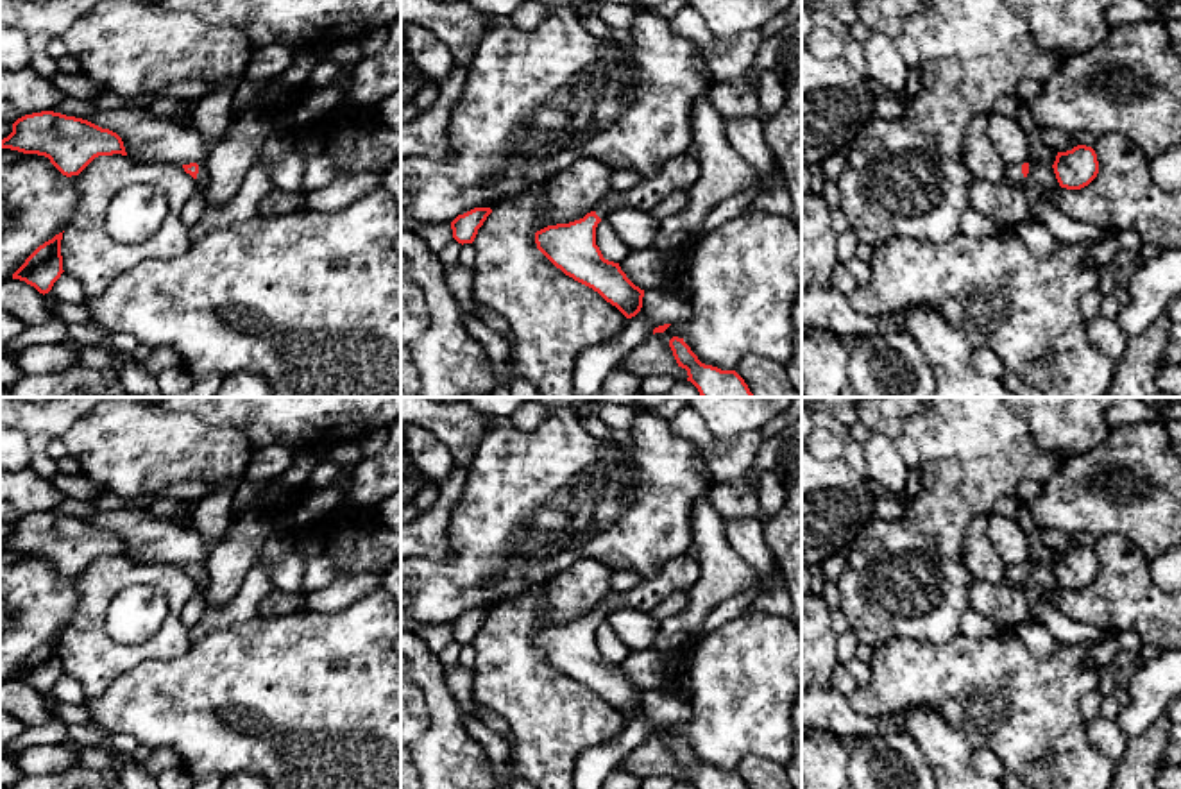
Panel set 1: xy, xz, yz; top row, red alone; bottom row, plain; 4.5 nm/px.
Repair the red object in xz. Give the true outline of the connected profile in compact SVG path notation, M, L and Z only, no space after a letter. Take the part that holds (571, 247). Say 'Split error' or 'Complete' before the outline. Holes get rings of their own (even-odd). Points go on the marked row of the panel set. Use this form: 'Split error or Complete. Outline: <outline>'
Split error. Outline: M682 154L660 172L626 191L610 190L583 218L548 225L535 233L537 249L565 276L598 292L626 318L642 308L644 290L635 286L619 263L603 258L596 245L596 227L614 209L651 209L673 191L689 191L700 179L700 161Z

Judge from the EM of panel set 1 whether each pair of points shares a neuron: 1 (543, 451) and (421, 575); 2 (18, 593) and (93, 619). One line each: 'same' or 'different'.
1: same
2: different

